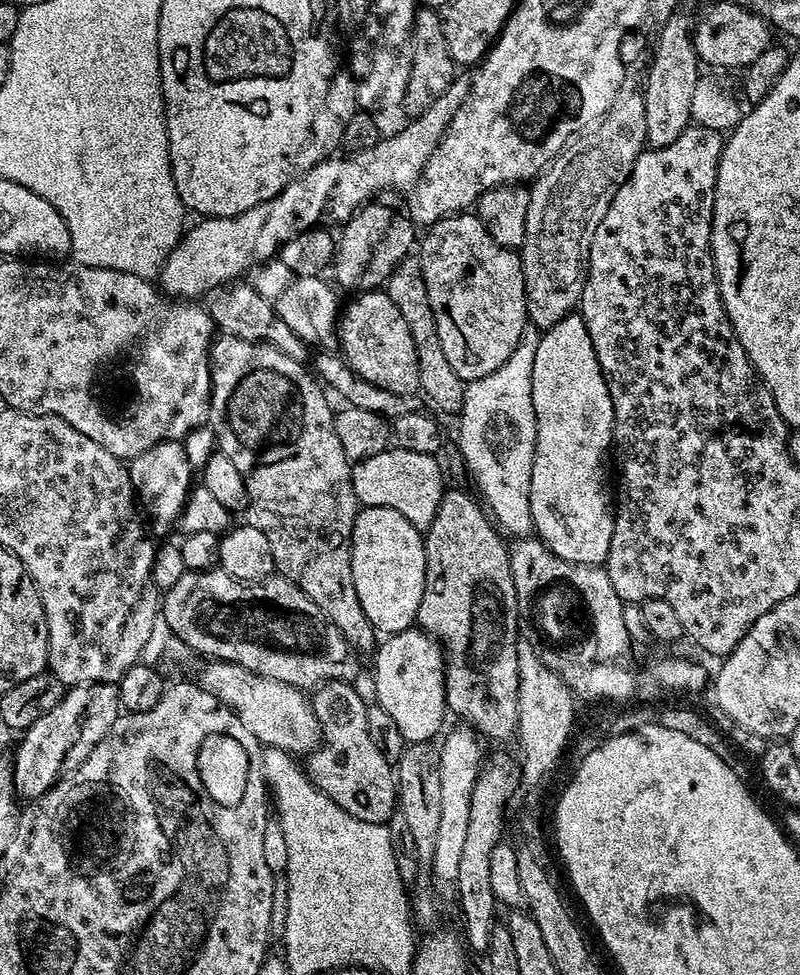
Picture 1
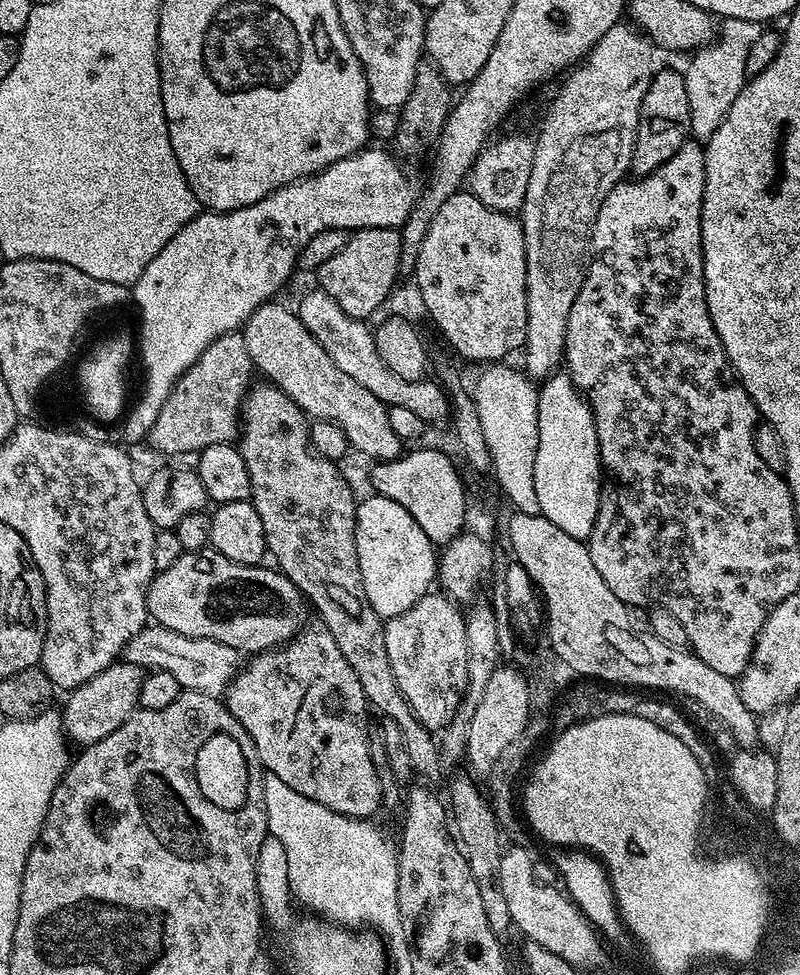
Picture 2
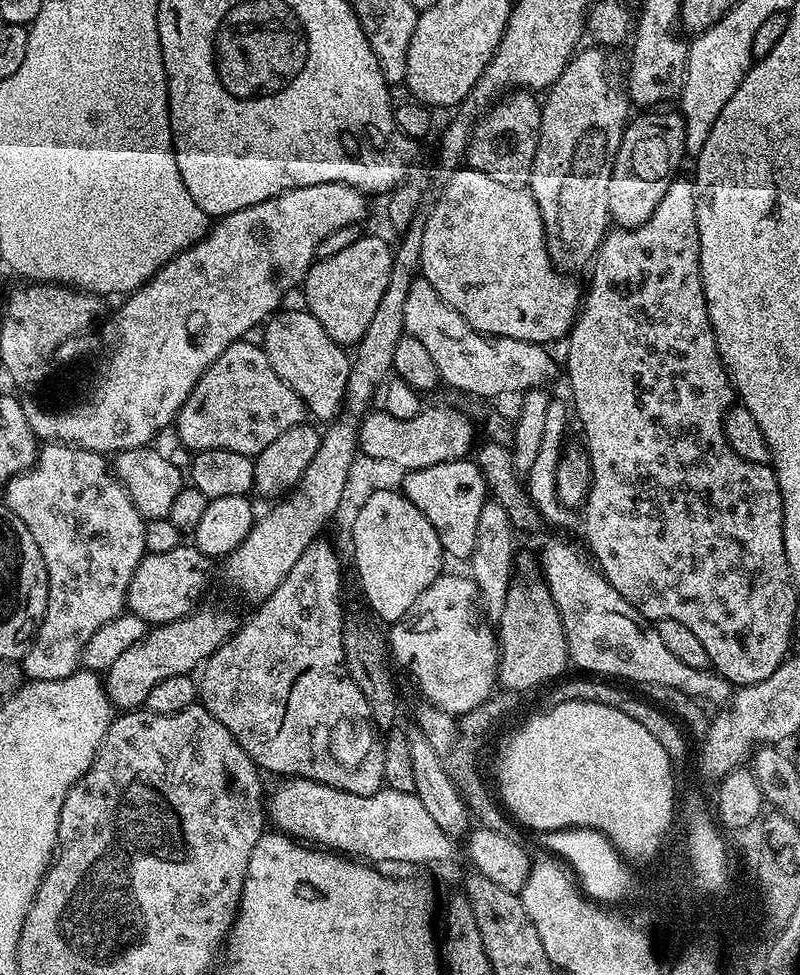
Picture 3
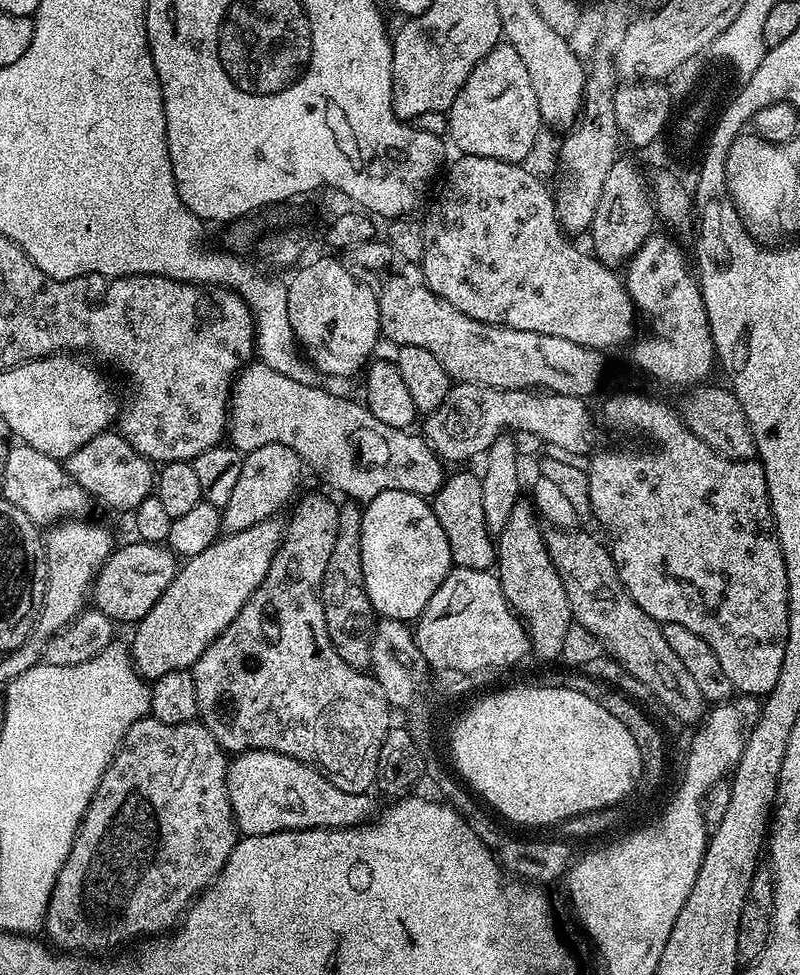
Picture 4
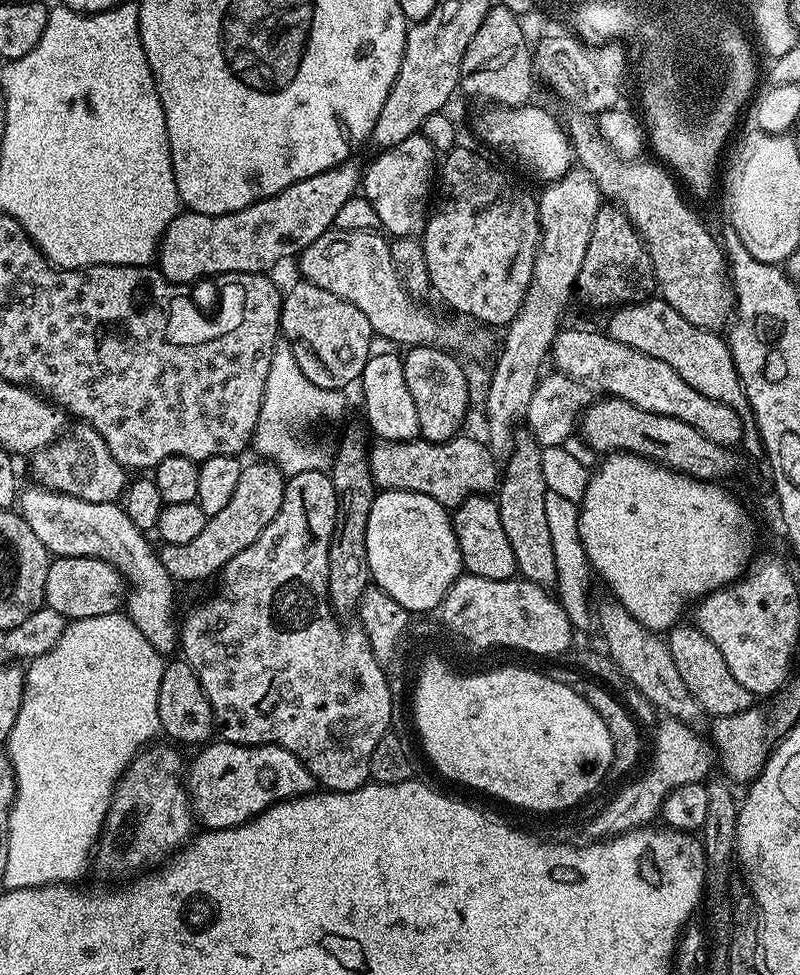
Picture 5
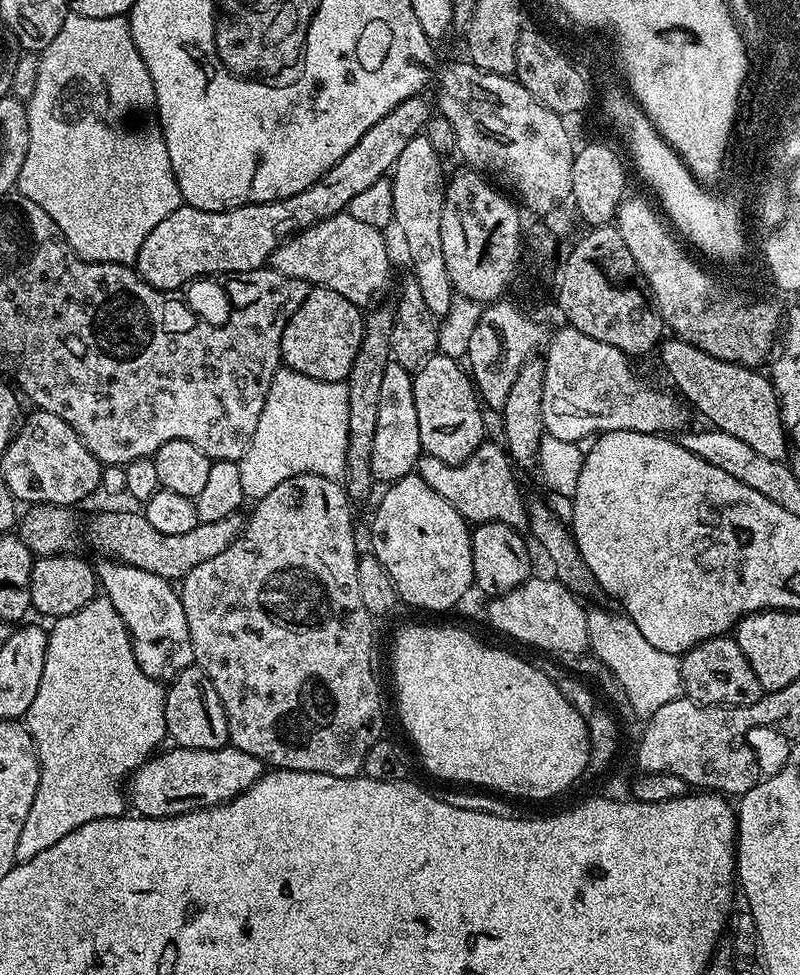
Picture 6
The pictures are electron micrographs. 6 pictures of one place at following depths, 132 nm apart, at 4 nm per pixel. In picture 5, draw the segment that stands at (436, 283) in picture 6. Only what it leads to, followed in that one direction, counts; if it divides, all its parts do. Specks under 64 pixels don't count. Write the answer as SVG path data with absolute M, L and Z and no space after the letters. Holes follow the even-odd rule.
M417 134L398 142L398 146L385 148L375 154L377 156L369 162L368 168L366 164L362 172L362 195L370 202L370 206L374 206L374 214L378 214L380 219L380 228L392 238L423 233L424 225L430 215L428 195L431 192L433 195L434 177L438 172L437 161L432 161L434 149L430 146L430 142L426 142L424 136Z

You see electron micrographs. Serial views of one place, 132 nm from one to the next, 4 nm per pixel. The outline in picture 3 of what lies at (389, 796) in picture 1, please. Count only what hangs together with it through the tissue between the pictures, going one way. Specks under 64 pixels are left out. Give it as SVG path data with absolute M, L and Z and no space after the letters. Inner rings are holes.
M324 538L313 540L312 545L302 554L302 558L298 558L298 562L294 562L294 570L290 570L290 574L286 574L282 586L278 586L278 590L274 590L274 594L270 594L265 600L259 601L257 608L260 609L245 624L243 621L228 637L228 641L214 655L204 661L202 671L198 676L198 700L204 705L204 709L210 714L214 714L214 718L218 718L218 722L222 722L222 726L226 726L226 730L230 730L230 734L234 734L238 746L242 746L242 750L246 750L246 754L250 754L256 767L265 773L273 772L276 778L301 776L307 780L317 780L323 784L341 788L350 794L369 796L385 787L384 745L369 716L366 698L363 697L362 691L355 685L355 682L351 680L344 663L343 634L346 617L344 618L344 608L340 605L340 561L342 561L342 556L329 541L328 544Z

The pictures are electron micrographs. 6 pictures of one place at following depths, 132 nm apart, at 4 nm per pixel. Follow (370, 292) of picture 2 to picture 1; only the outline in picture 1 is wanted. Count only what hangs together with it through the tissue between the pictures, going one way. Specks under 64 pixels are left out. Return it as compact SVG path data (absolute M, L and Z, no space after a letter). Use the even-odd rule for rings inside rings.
M369 203L351 216L343 225L344 237L341 235L336 245L336 259L331 271L336 272L337 282L349 288L352 294L383 289L392 272L410 256L418 240L413 221L403 211L395 212L392 208L379 208L378 205Z

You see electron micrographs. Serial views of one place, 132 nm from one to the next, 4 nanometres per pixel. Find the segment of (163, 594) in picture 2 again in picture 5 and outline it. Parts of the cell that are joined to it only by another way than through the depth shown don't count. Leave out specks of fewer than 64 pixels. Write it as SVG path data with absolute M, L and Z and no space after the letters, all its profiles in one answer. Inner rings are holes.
M58 556L48 566L44 604L50 610L58 610L68 622L118 612L126 604L126 581L110 562L85 556Z

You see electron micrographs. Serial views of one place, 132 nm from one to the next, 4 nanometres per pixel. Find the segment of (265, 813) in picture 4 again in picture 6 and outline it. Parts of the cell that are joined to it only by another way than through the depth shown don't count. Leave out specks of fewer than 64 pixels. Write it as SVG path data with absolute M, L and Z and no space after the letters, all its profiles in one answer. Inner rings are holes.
M179 746L169 749L169 752L160 750L149 756L148 761L128 777L126 792L133 813L142 816L181 816L199 808L213 808L241 796L266 771L263 760L231 746L214 750Z

